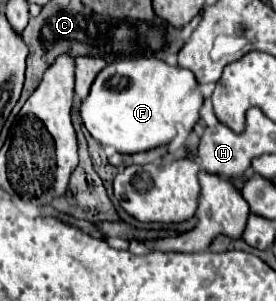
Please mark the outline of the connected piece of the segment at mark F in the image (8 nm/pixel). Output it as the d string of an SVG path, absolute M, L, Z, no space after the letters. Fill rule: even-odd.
M134 58L108 64L98 74L80 114L94 140L122 154L136 154L170 144L180 130L192 132L200 122L202 104L204 96L190 70L168 66L158 58Z

